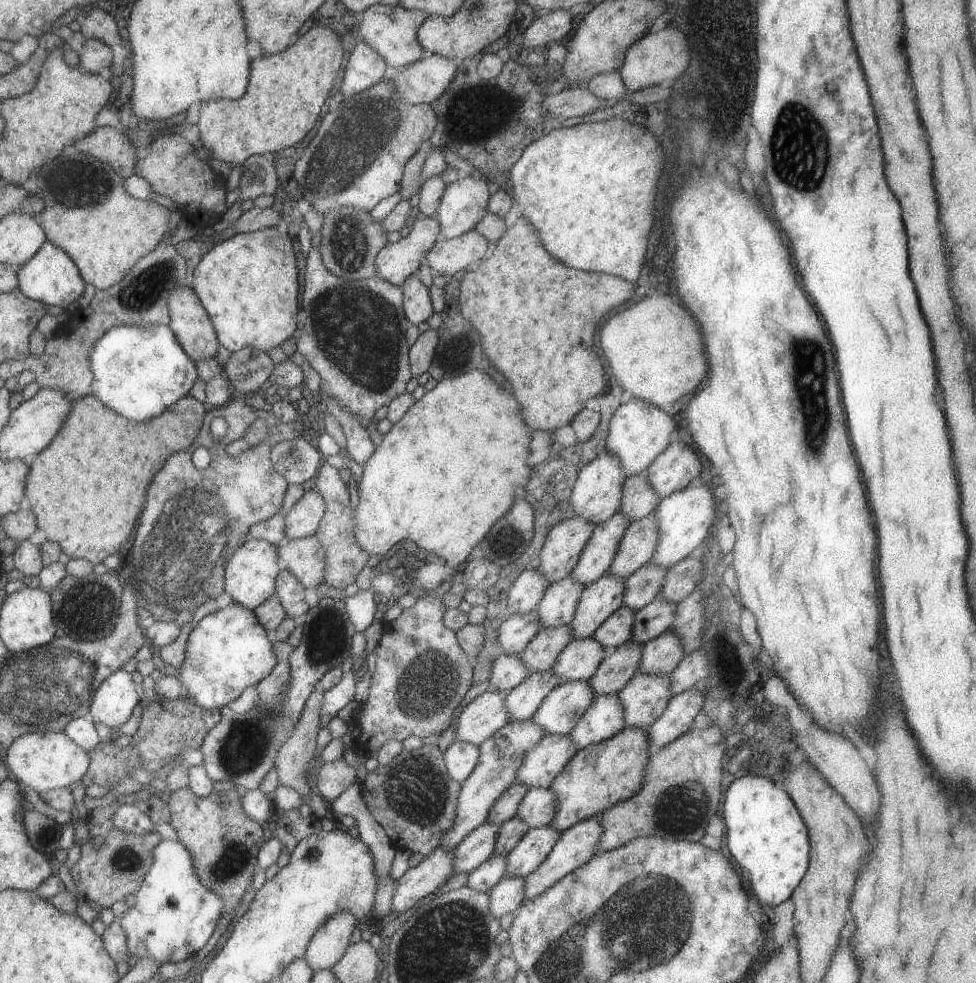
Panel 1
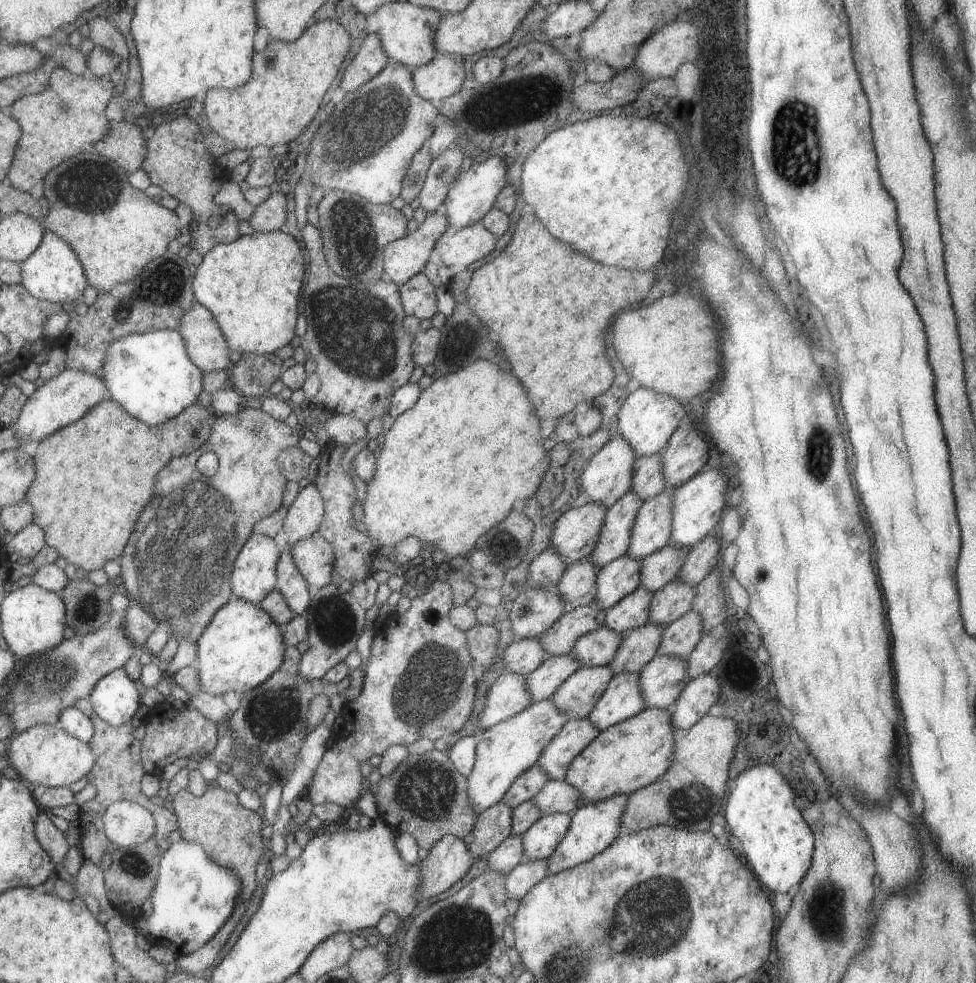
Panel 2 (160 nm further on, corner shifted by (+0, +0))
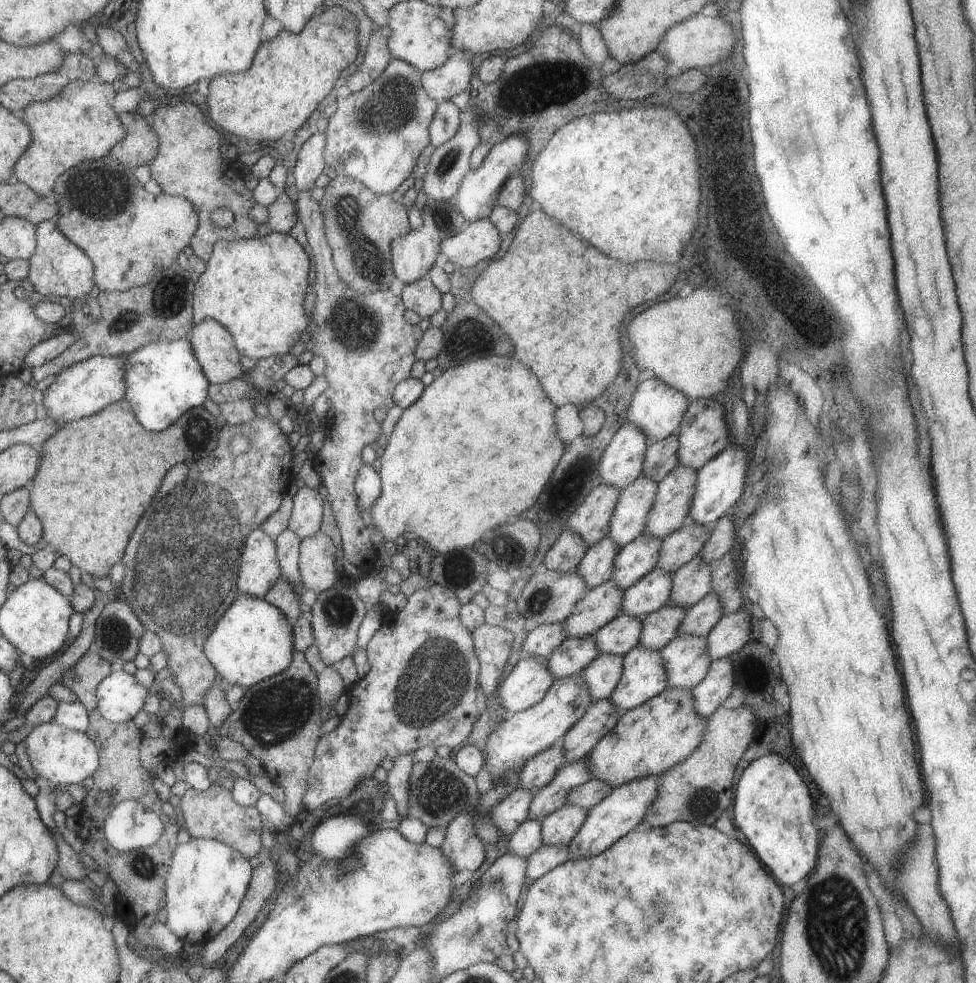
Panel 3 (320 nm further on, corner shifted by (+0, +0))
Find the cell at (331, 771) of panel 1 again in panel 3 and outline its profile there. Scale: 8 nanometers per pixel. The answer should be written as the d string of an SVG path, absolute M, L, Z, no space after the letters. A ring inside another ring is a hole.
M432 583L426 589L417 589L410 594L401 610L384 612L381 626L377 627L364 647L369 671L346 690L349 706L337 726L319 736L316 742L302 798L305 810L319 809L331 798L343 801L364 778L372 776L385 756L393 760L405 754L418 756L425 747L453 748L470 735L477 721L475 690L480 664L471 633L458 617L461 605L450 590Z

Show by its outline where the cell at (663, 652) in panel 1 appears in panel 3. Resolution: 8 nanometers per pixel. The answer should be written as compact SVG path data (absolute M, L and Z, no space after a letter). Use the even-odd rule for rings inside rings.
M709 591L701 600L687 608L678 626L678 635L705 637L723 614L719 597L713 591Z

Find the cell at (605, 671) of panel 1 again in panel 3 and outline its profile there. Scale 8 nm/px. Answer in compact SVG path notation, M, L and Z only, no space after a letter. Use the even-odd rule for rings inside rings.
M667 602L656 611L643 616L638 644L648 649L659 650L664 647L678 635L678 626L686 610L685 607Z

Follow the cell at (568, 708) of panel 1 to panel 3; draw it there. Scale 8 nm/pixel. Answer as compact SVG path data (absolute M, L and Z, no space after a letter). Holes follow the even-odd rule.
M601 653L597 658L594 658L582 670L582 681L588 686L590 697L593 701L599 701L608 698L617 686L622 675L623 656L616 654Z

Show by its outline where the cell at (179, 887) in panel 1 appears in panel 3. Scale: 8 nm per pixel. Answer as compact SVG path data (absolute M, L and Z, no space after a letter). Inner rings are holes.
M190 837L186 843L176 843L164 882L165 926L183 943L205 944L209 942L228 922L233 920L245 896L251 875L252 868L247 858L243 857L237 849L218 840Z

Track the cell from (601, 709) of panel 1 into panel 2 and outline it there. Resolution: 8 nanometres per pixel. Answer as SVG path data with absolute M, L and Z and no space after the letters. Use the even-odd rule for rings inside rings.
M639 672L613 675L588 714L594 727L599 731L605 730L637 714L644 707L638 678Z

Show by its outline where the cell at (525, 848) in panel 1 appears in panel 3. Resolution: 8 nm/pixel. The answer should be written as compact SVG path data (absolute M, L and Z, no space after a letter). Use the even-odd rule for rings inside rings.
M563 805L541 818L542 844L567 845L577 834L588 809L575 805Z

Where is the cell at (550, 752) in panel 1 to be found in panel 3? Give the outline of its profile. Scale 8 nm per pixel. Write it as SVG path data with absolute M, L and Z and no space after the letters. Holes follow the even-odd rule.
M608 698L591 702L585 709L585 714L566 730L559 740L564 750L566 764L585 757L617 724L625 711L619 710Z

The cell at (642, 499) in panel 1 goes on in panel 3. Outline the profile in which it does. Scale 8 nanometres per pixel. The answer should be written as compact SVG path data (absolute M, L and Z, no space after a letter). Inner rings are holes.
M678 432L661 440L649 441L642 466L643 475L658 483L678 465L677 451Z

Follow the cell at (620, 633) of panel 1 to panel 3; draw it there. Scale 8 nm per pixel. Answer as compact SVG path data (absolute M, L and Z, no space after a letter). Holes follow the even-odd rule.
M653 567L645 576L622 592L622 612L643 618L670 600L672 574Z

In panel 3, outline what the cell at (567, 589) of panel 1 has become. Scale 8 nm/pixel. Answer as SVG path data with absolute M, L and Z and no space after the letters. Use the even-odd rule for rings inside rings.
M605 535L600 541L587 547L586 553L575 568L588 589L611 579L614 560L620 546Z

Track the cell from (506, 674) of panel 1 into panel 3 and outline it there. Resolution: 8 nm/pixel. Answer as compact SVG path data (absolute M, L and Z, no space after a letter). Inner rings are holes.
M562 622L537 625L526 632L522 638L520 655L527 654L546 661L553 650L567 638Z

